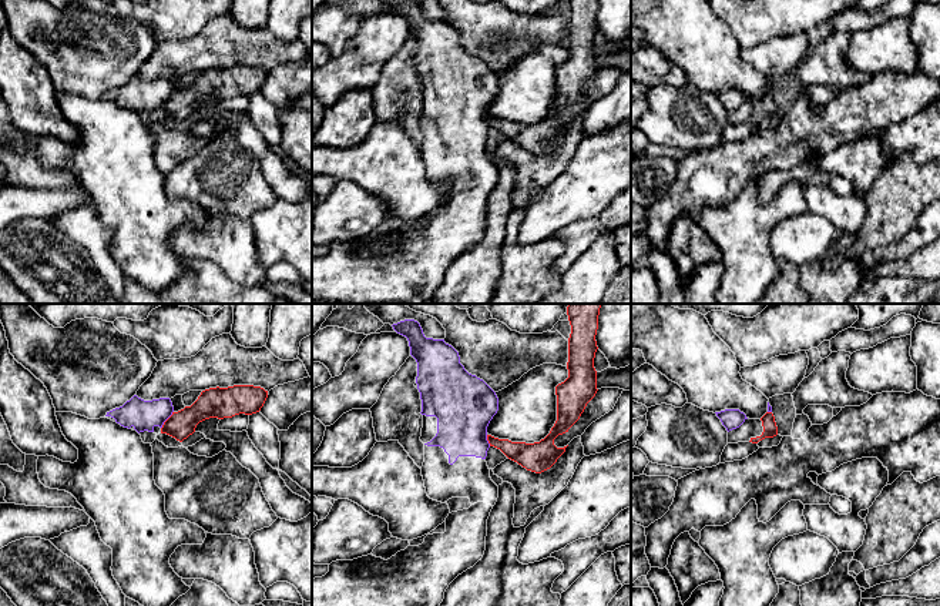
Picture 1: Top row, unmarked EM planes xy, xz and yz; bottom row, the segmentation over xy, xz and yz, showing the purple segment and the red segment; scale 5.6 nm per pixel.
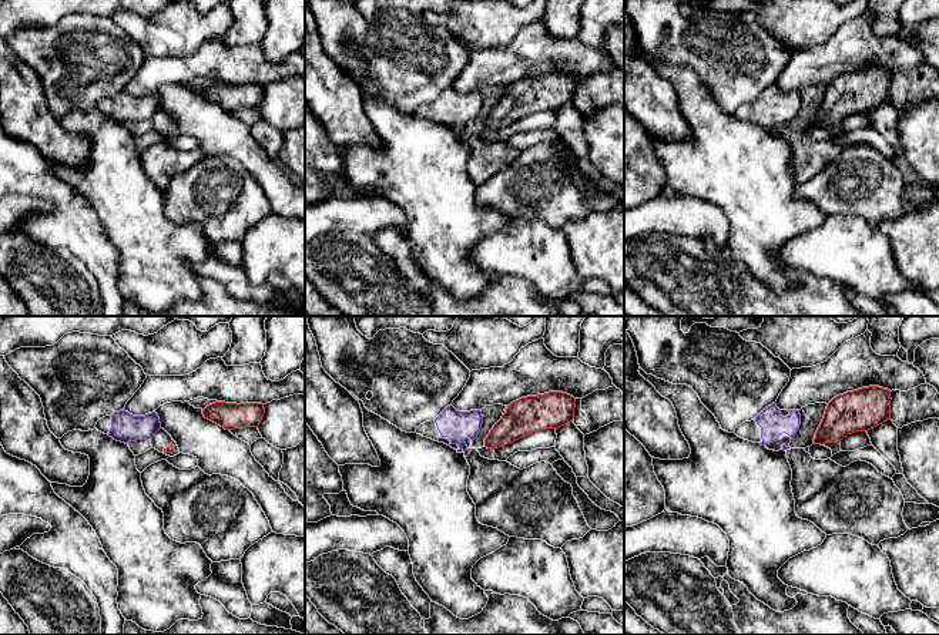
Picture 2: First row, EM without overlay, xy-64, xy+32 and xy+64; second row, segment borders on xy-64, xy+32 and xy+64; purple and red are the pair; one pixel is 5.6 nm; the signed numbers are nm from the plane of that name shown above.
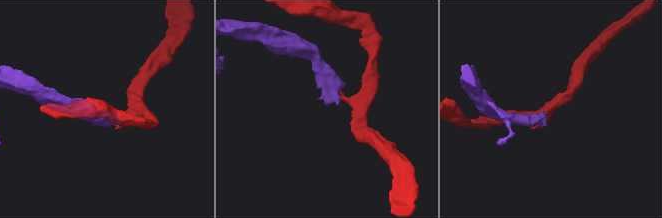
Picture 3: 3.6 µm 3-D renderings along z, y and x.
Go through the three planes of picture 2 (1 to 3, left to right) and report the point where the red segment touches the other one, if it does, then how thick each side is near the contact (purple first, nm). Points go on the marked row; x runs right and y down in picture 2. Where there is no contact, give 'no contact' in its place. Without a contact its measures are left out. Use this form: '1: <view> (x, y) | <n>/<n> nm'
1: no contact
2: no contact
3: no contact

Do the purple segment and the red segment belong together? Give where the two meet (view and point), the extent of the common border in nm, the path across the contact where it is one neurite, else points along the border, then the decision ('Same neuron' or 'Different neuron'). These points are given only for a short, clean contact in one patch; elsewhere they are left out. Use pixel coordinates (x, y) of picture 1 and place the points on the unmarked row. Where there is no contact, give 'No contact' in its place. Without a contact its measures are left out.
Touches purple at xy (167, 99). Shared border 120 nm. Boundary: xy (173, 91), (161, 109). Different neuron

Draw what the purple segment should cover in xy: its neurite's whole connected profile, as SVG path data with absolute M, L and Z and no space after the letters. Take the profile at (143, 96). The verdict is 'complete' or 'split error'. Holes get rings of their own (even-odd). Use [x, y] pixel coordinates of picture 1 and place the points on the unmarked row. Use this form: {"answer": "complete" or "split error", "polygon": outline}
{"answer": "split error", "polygon": "M134 76L122 87L107 93L105 98L138 114L148 111L158 115L172 93L174 87L169 78L144 81Z"}

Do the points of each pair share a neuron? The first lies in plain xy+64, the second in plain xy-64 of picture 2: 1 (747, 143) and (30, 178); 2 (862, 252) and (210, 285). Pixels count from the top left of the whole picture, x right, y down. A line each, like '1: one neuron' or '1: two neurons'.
1: two neurons
2: two neurons

